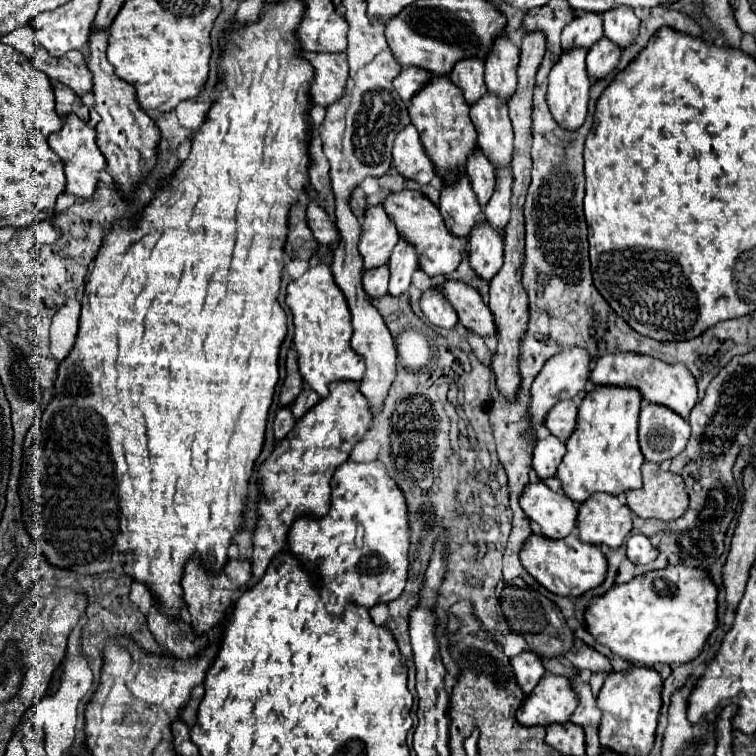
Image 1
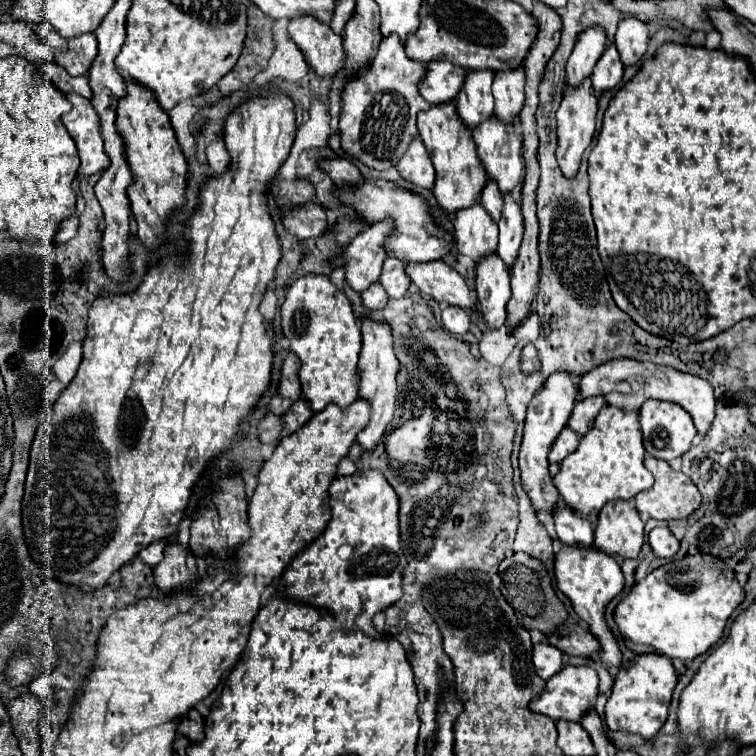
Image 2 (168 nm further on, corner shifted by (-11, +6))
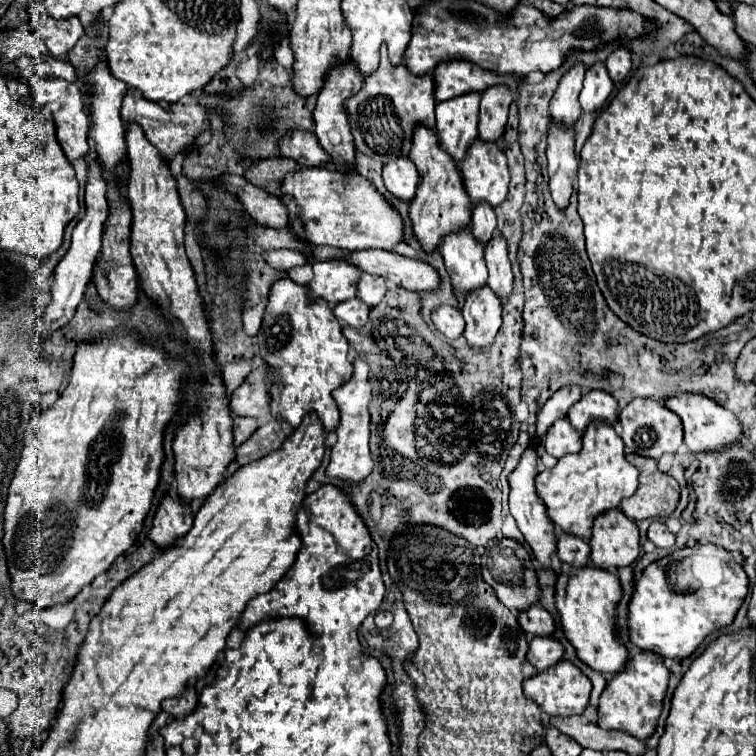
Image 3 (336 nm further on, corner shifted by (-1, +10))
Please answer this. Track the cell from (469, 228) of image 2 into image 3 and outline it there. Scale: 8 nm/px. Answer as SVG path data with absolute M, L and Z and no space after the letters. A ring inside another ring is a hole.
M470 228L450 234L442 244L442 258L454 292L470 294L486 284L488 270L484 262L484 246L474 240Z

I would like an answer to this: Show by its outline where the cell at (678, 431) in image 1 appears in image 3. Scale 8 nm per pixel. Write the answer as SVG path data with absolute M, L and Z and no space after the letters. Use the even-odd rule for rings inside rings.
M634 398L630 404L624 406L624 418L620 414L622 422L622 434L620 438L624 440L624 446L632 454L640 454L646 458L660 460L664 454L674 454L678 446L682 444L682 424L674 412L664 408L664 404L656 400L646 400L646 398Z

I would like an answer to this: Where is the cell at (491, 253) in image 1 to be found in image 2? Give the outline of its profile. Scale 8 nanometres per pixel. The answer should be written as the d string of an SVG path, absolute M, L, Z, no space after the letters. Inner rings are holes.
M496 252L482 256L476 264L476 292L480 302L480 312L486 324L496 330L504 324L506 302L510 298L510 268L504 268L504 262Z

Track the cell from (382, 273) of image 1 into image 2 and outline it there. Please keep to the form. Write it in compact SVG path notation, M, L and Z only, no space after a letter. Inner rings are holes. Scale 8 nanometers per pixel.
M380 282L370 284L362 294L362 304L366 308L384 308L386 302L388 302L388 294L384 292L384 288L380 288Z

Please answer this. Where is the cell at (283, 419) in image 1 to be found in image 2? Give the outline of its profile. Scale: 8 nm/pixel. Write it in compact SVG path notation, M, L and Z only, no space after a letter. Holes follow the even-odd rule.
M268 414L262 422L260 422L260 440L268 442L268 444L278 444L280 442L280 432L284 428L282 416L274 416Z

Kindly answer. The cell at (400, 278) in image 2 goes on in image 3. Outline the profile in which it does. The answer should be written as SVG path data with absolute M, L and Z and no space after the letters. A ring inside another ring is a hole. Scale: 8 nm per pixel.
M362 274L362 278L358 280L356 298L360 298L364 304L374 308L376 304L382 302L384 294L386 294L386 280L384 278L372 276L372 274Z

